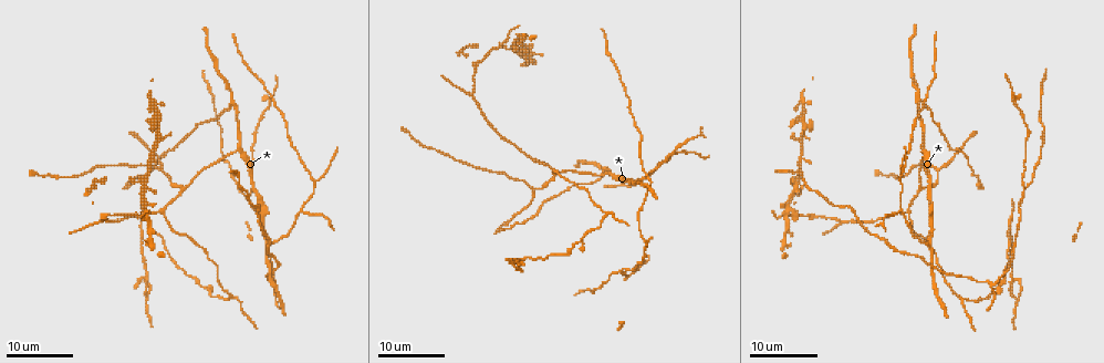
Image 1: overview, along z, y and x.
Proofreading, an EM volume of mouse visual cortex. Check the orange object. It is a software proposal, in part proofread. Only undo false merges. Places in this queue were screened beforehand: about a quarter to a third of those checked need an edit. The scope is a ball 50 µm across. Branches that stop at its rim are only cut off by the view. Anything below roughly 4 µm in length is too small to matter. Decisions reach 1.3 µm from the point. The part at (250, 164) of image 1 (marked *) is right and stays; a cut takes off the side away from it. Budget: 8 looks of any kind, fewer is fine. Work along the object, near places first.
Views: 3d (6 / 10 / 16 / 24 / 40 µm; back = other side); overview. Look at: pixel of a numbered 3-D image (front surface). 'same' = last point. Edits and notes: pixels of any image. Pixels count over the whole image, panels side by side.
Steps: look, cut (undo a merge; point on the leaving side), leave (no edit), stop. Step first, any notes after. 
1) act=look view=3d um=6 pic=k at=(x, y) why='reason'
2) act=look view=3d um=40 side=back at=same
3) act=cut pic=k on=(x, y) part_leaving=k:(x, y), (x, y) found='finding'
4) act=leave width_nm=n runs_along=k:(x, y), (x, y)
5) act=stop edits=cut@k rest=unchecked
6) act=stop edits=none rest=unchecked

act=look view=3d um=24 pic=1 at=(161, 211) why='three arms meet'

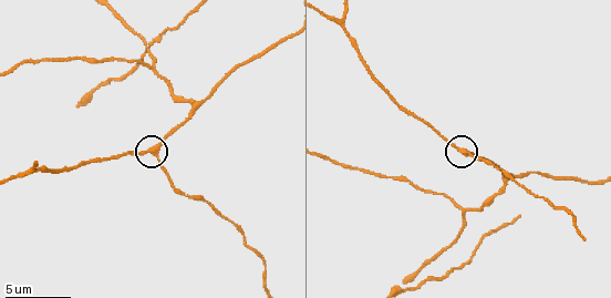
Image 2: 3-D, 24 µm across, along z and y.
act=look view=3d um=6 pic=2 at=(152, 151)

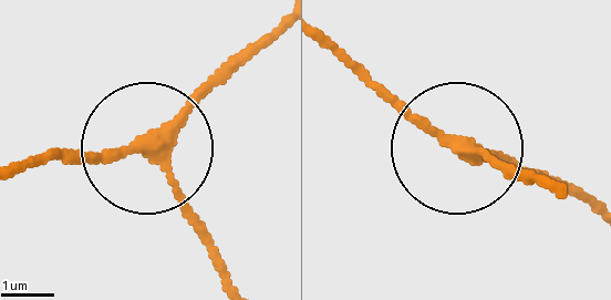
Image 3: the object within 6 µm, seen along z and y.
act=leave width_nm=230 runs_along=3:(589, 207), (456, 151), (342, 53) found='all the same neuron'

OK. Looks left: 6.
act=look view=3d um=24 pic=1 at=(234, 151) why='branch point'

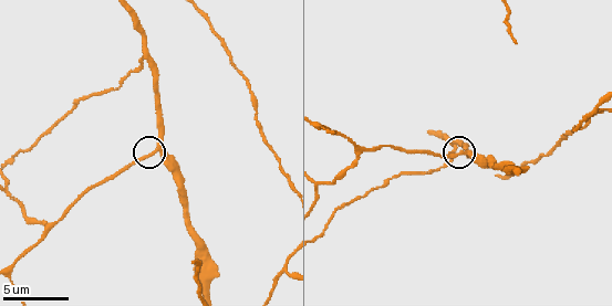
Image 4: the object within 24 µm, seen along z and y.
act=look view=3d um=6 pic=4 at=(153, 154) why='closer look'

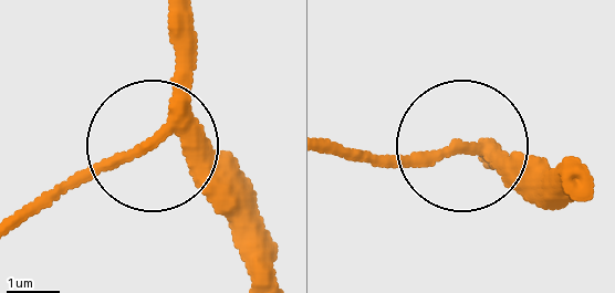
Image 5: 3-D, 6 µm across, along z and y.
act=leave runs_along=5:(268, 238), (157, 140), (179, 18) found='all the same neuron'

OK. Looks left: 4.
act=look view=3d um=6 pic=2 at=(463, 211) why='a fork'

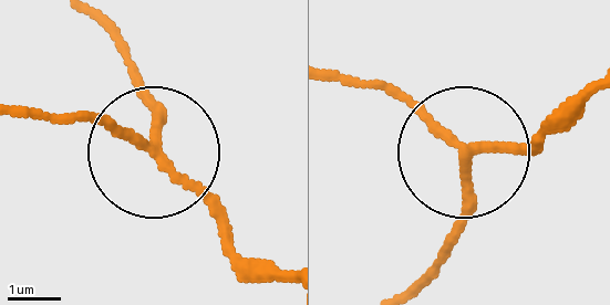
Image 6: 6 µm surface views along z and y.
act=leave arms=3 runs_along=6:(591, 81), (534, 138), (463, 151), (445, 248) found='one neuron here'

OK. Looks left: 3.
act=look view=3d um=24 pic=1 at=(929, 245) why='thin arm on a thick one'

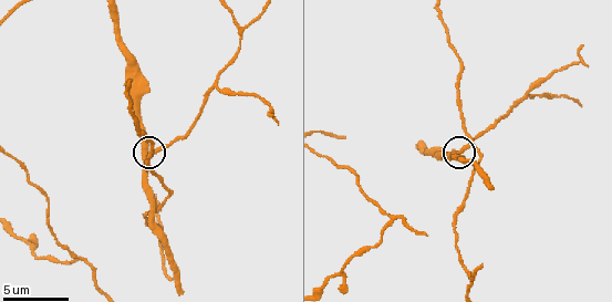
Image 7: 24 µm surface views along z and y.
act=look view=3d um=6 pic=7 at=(465, 147)

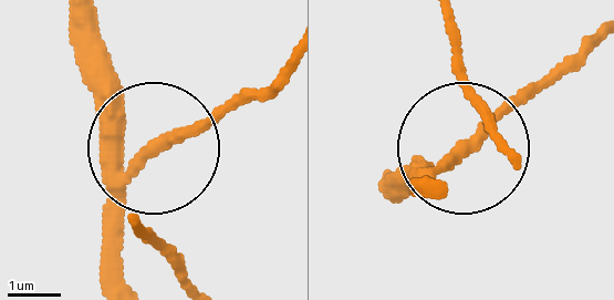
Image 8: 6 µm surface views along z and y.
act=leave side_arm_um=44 runs_along=8:(376, 179), (468, 148), (543, 78) found='one neuron here'

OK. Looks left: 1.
act=stop edits=none rest=unchecked

